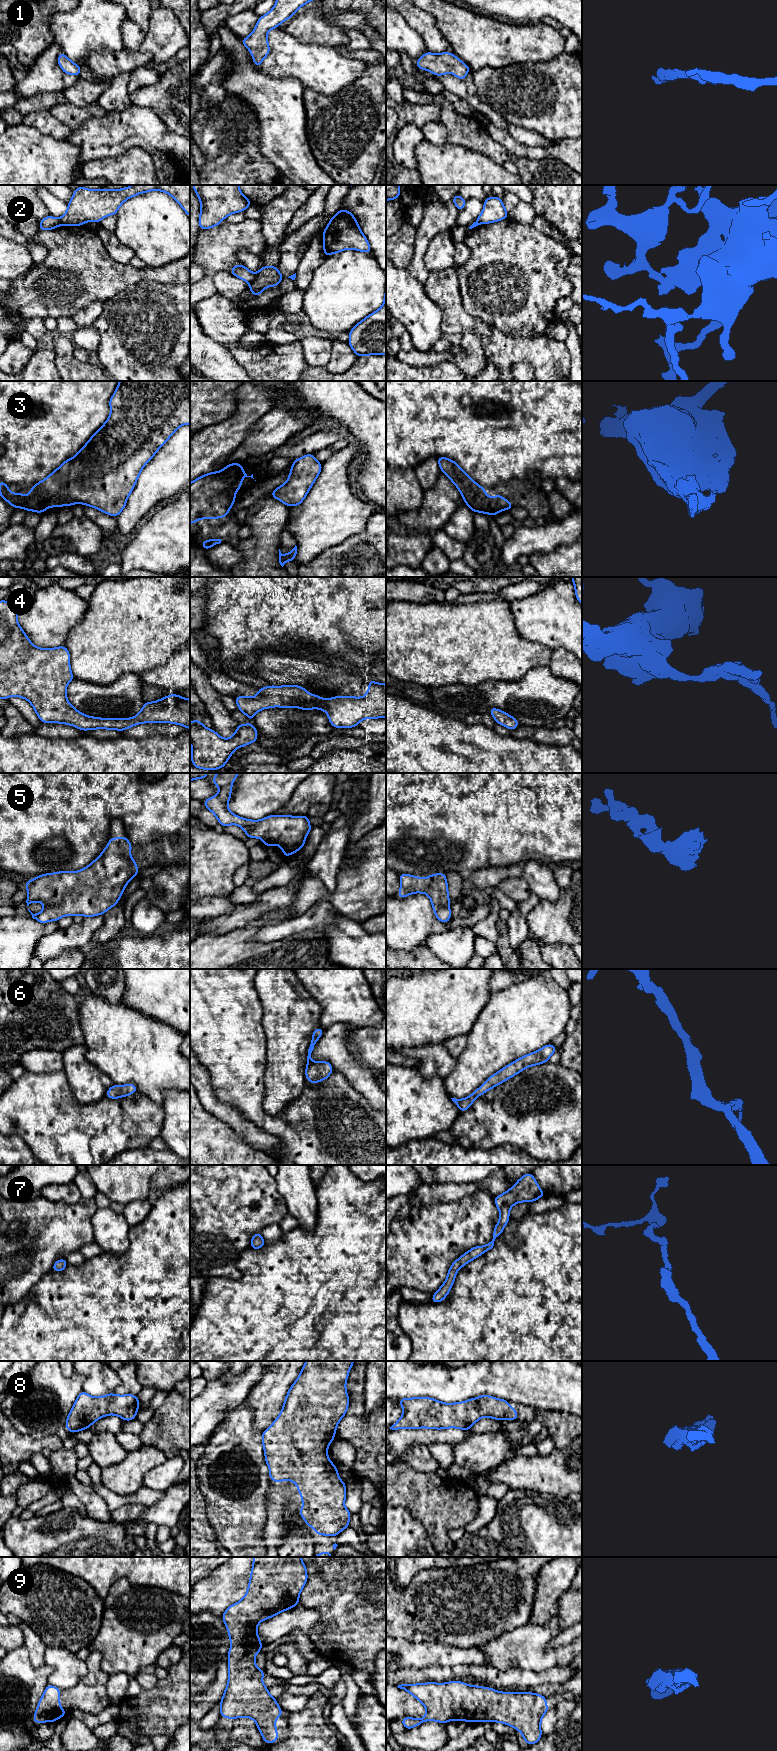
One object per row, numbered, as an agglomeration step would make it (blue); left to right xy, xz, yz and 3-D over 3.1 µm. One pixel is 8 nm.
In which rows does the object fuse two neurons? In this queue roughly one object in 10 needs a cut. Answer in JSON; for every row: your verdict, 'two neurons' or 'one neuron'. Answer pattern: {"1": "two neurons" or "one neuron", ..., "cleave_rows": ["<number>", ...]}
{"1": "one neuron", "2": "two neurons", "3": "one neuron", "4": "one neuron", "5": "one neuron", "6": "one neuron", "7": "one neuron", "8": "one neuron", "9": "one neuron", "cleave_rows": ["2"]}

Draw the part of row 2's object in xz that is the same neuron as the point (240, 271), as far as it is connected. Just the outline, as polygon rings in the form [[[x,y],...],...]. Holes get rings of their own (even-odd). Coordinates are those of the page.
[[[243,264],[241,265],[235,265],[231,268],[230,273],[244,281],[246,281],[247,283],[251,283],[254,278],[255,278],[255,274],[252,273],[247,267],[245,267]]]

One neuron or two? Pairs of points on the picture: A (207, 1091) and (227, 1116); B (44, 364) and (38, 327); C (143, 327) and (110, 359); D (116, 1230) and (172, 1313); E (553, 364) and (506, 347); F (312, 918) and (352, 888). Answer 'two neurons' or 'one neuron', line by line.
A: one neuron
B: two neurons
C: one neuron
D: two neurons
E: one neuron
F: two neurons

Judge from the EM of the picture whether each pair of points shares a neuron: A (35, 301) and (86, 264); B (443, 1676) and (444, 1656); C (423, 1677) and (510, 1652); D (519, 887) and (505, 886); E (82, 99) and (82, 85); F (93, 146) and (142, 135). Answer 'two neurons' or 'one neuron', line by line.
A: one neuron
B: two neurons
C: two neurons
D: one neuron
E: one neuron
F: one neuron

